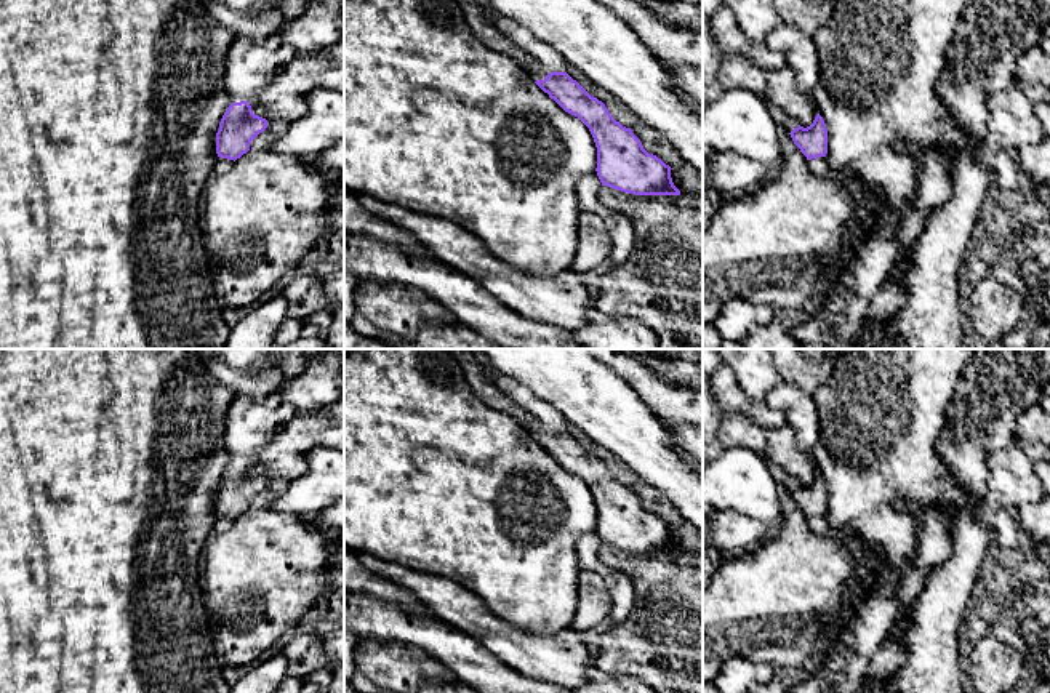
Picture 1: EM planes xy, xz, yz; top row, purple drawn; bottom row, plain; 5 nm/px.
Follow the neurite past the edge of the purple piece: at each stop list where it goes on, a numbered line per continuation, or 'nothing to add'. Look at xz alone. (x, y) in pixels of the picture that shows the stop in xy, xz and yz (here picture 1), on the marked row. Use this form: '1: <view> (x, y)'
1: xz (546, 60)

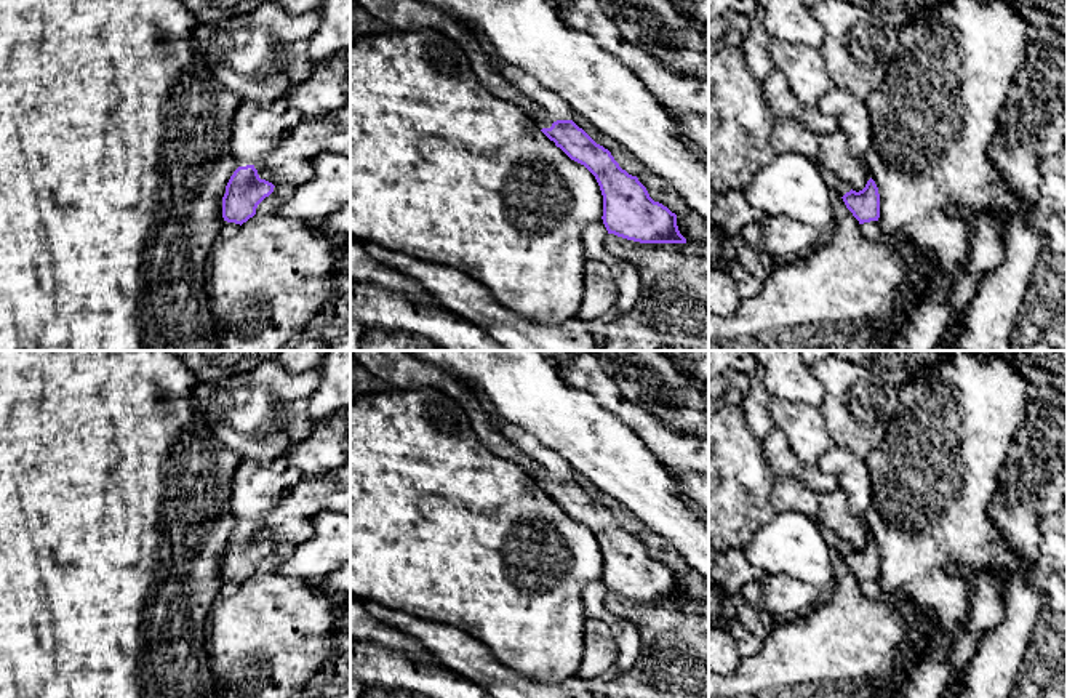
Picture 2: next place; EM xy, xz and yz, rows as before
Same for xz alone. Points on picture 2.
1: xz (552, 108)

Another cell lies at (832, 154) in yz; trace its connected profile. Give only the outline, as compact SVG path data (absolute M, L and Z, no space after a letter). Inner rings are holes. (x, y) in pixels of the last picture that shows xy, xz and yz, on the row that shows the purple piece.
M838 128L832 133L817 136L819 150L814 158L817 165L835 173L838 179L859 192L870 179L865 158L856 158L848 152L846 136Z

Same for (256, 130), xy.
M285 98L270 104L243 99L230 133L230 149L238 166L259 165L283 138L306 120Z

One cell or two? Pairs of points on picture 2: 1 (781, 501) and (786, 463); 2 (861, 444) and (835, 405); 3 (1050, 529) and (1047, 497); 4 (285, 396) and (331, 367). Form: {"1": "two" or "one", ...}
{"1": "two", "2": "one", "3": "two", "4": "two"}

